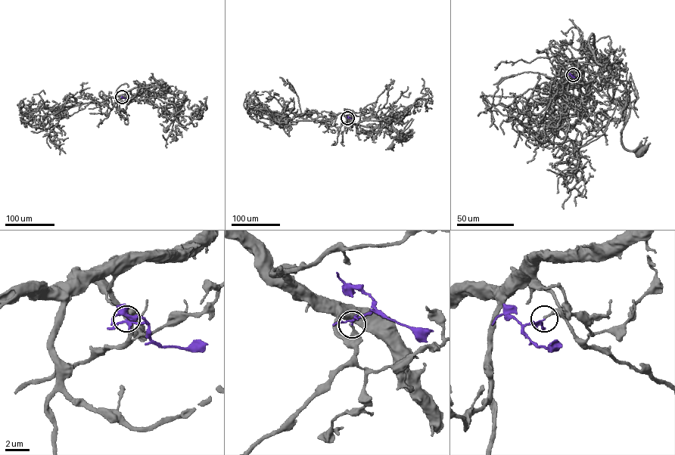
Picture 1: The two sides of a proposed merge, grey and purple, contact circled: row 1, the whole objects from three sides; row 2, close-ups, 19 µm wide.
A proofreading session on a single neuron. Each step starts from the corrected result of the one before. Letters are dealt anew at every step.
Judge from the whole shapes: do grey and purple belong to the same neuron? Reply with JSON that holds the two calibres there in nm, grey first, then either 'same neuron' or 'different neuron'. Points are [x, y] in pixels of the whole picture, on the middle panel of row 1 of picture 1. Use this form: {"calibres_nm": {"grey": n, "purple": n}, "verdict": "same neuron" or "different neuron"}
{"calibres_nm": {"grey": 280, "purple": 120}, "verdict": "different neuron"}

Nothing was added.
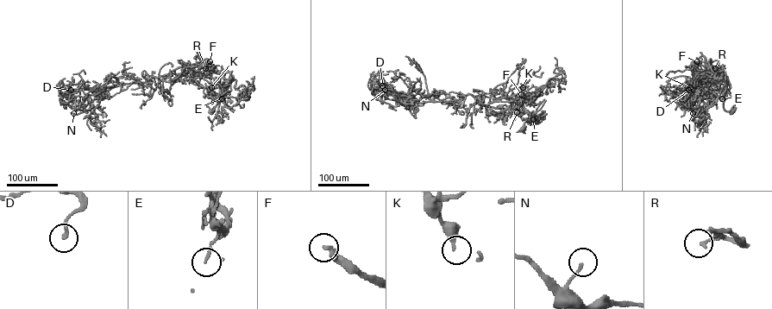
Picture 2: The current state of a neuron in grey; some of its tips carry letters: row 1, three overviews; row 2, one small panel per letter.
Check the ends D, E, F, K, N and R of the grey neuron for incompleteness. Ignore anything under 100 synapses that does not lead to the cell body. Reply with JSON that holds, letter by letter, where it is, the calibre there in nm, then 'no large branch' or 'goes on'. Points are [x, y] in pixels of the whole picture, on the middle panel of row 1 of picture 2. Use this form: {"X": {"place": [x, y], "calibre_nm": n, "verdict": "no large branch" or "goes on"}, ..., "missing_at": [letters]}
{"D": {"place": [382, 85], "calibre_nm": 180, "verdict": "no large branch"}, "E": {"place": [533, 119], "calibre_nm": 130, "verdict": "no large branch"}, "F": {"place": [521, 94], "calibre_nm": 280, "verdict": "no large branch"}, "K": {"place": [523, 87], "calibre_nm": 300, "verdict": "no large branch"}, "N": {"place": [385, 90], "calibre_nm": 140, "verdict": "no large branch"}, "R": {"place": [517, 112], "calibre_nm": 170, "verdict": "no large branch"}, "missing_at": []}

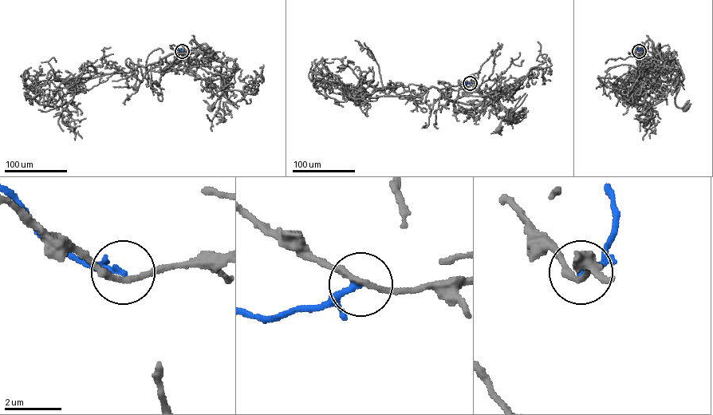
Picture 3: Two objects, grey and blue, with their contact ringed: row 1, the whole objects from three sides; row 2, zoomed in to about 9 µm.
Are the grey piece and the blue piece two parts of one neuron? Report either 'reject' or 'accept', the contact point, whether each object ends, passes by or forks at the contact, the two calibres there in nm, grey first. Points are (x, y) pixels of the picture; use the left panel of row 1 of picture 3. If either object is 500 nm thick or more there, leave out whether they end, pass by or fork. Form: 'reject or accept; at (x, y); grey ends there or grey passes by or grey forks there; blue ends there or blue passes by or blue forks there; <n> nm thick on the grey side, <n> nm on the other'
reject; at (182, 51); grey passes by; blue ends there; 180 nm thick on the grey side, 200 nm on the other

